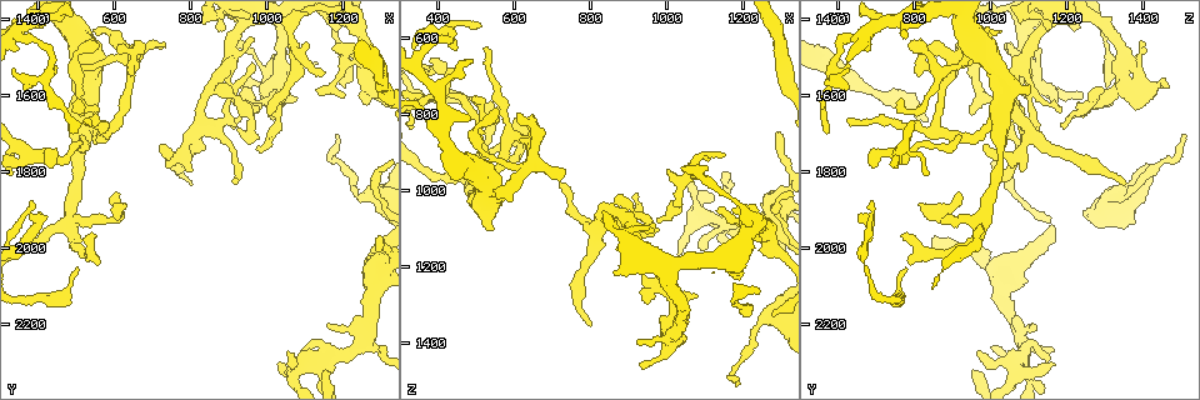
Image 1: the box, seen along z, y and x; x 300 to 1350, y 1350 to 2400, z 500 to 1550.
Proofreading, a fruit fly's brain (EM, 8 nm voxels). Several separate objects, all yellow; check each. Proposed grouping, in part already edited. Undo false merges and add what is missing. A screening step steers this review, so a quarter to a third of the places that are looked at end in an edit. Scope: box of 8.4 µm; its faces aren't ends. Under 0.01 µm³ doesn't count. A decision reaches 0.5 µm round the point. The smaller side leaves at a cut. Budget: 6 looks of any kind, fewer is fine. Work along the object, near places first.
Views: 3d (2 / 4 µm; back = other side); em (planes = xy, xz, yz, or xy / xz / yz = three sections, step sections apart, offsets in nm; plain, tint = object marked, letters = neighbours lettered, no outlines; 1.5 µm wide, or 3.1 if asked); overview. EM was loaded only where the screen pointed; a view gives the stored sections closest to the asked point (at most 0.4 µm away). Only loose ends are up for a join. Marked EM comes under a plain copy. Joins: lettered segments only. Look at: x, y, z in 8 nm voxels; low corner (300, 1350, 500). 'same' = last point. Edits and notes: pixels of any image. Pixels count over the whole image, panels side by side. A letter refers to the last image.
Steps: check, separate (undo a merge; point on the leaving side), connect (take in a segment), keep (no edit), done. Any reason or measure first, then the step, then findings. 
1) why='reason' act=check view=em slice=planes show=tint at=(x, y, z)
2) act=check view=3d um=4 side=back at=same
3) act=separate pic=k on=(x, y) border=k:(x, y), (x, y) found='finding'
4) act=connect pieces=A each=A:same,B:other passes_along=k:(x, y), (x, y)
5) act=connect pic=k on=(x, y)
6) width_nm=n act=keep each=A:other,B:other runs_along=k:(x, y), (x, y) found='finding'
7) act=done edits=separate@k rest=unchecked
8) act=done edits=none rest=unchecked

act=check view=3d um=4 at=(925, 1815, 1005)

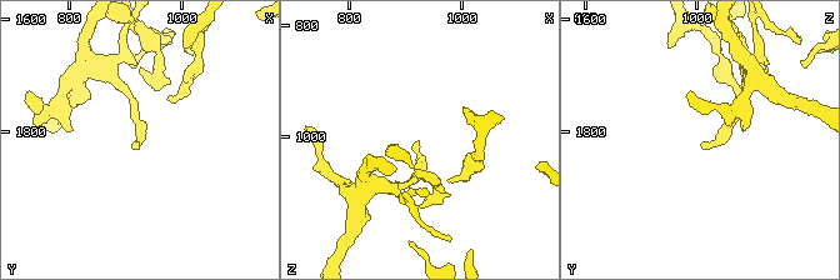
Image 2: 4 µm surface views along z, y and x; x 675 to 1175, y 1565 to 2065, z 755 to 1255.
why='now the EM' act=check view=em slice=xy step=8 show=tint at=(920, 1820, 1005)

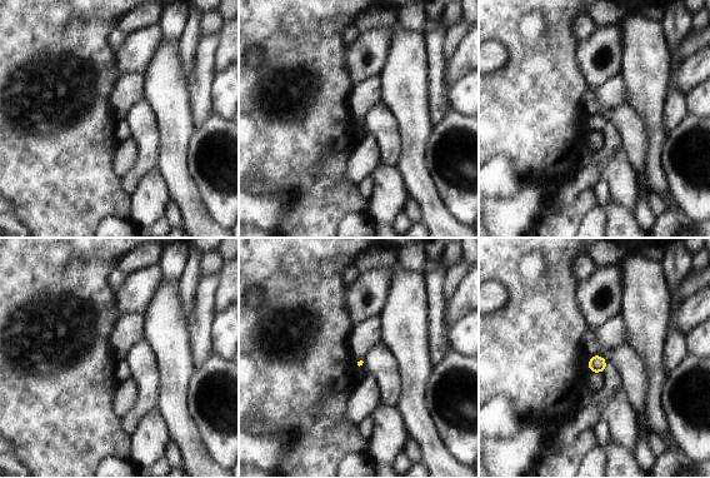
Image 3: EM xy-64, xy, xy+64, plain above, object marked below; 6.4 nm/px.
act=check view=em slice=xz step=4 show=letters at=same

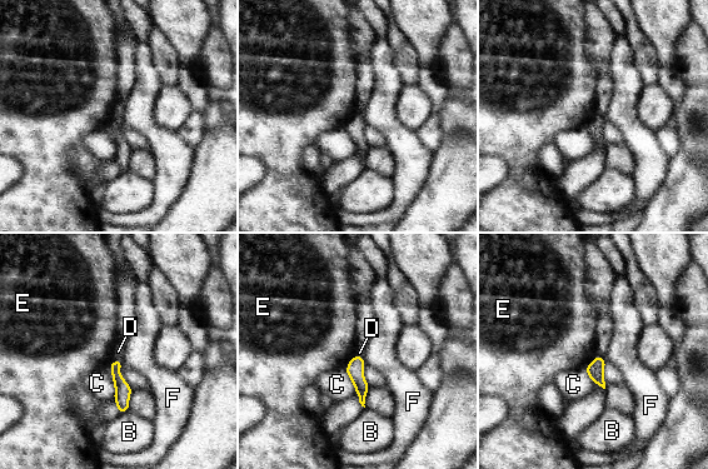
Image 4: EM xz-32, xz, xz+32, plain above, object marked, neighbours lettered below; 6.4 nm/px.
width_nm=70 act=keep each=B:other,C:other,D:other,E:other,F:other runs_along=4:(116, 363), (123, 409) found='no lettered segment goes on from it'

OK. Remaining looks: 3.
act=check view=em slice=xy step=4 show=tint at=(960, 1515, 1090)

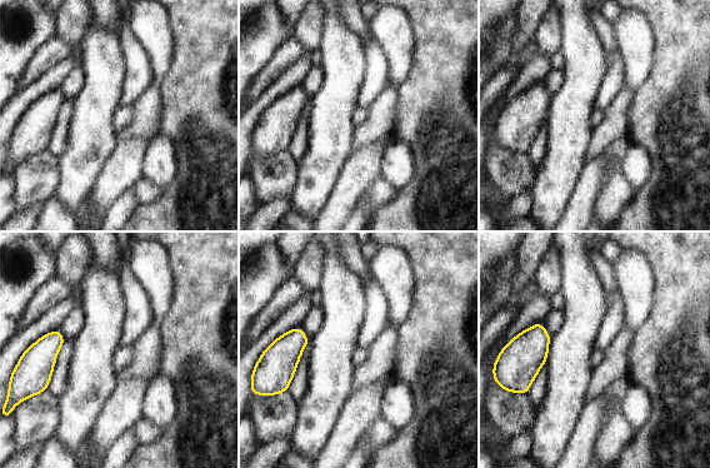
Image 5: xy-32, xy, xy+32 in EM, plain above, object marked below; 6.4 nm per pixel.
act=check view=em slice=planes show=letters at=same

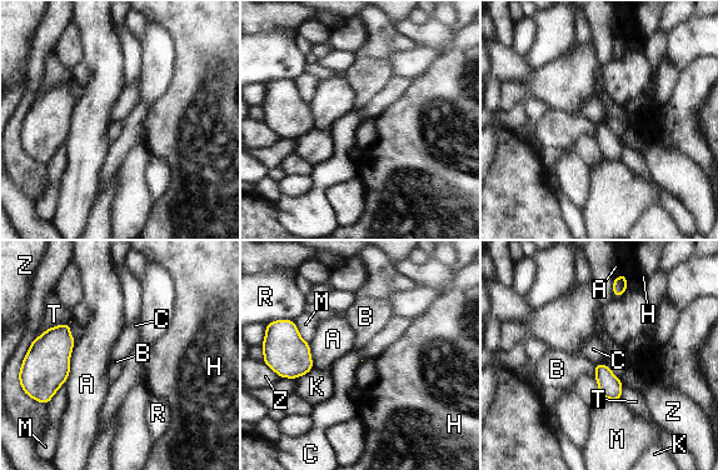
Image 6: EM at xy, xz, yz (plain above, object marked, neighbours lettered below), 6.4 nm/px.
longest_contact=A:300nm act=keep each=A:other,B:other,C:other,H:other,K:other,M:other,R:other,T:other,Z:other found='no lettered segment goes on from it'

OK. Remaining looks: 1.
why='tapers out' act=check view=em slice=planes show=letters at=(1160, 1535, 905)

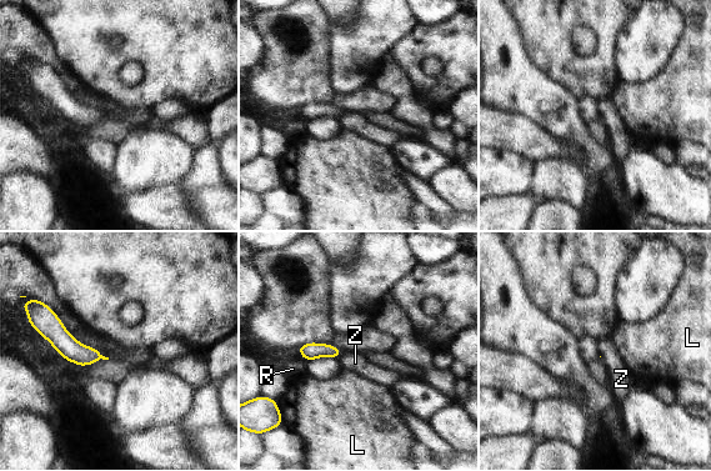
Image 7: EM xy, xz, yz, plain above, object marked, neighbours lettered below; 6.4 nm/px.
act=keep each=L:other,R:other,Z:other runs_along=7:(53, 317), (79, 354), (98, 355) found='no lettered segment goes on from it'

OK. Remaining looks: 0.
act=done edits=none rest=unchecked

